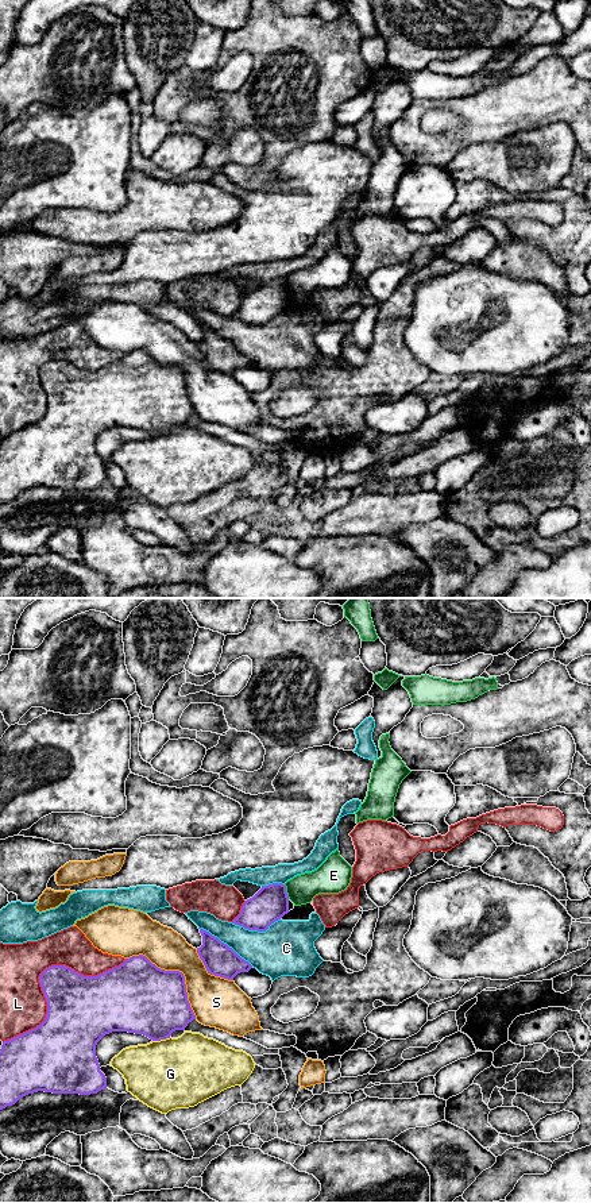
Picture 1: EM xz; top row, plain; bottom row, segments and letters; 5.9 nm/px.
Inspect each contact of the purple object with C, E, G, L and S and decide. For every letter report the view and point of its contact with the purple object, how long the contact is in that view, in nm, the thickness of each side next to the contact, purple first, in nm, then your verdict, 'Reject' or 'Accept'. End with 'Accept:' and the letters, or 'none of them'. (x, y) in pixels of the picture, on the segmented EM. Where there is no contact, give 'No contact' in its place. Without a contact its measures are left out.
C: Touches purple at xz (226, 944). Shared border 400 nm. Thickness 190 nm (purple) against 240 nm. Reject
E: Touches purple at xz (285, 891). Shared border 90 nm. Thickness 220 nm (purple) against 170 nm. Reject
G: Touches purple at xz (161, 1038). Shared border 110 nm. Thickness 400 nm (purple) against 420 nm. Reject
L: Touches purple at xz (41, 975). Shared border 900 nm. Thickness 320 nm (purple) against 280 nm. Reject
S: Touches purple at xz (177, 971). Shared border 550 nm. Thickness 400 nm (purple) against 260 nm. Reject
Accept: none of them

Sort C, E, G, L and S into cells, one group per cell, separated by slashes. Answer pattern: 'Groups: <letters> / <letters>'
Groups: C / E / G / L / S

